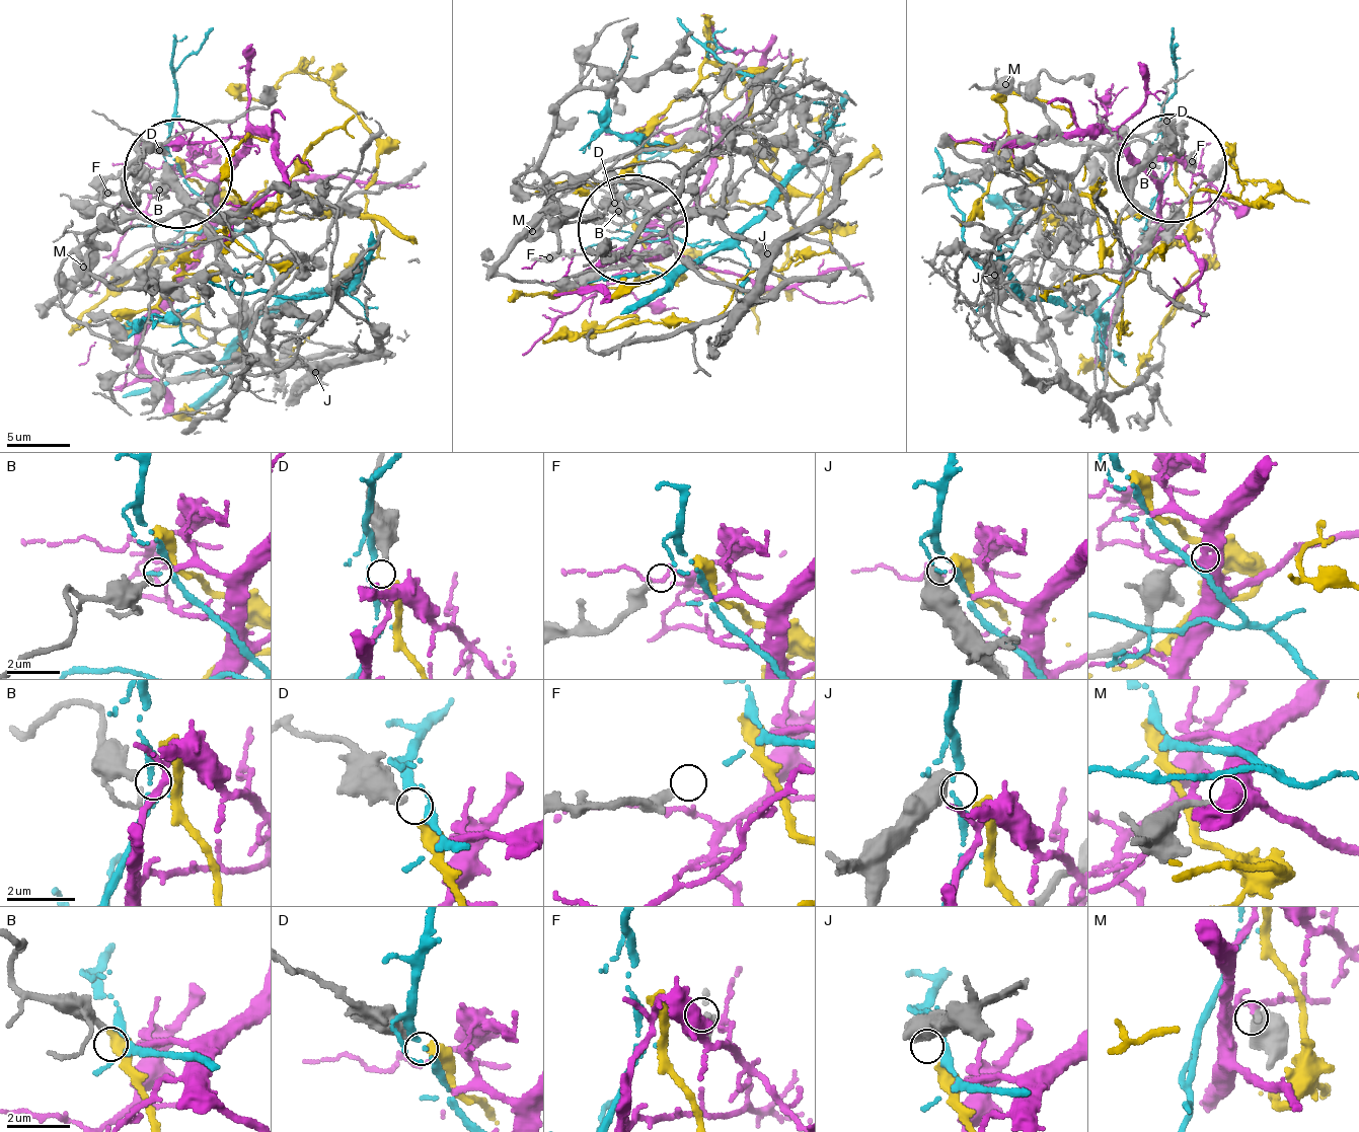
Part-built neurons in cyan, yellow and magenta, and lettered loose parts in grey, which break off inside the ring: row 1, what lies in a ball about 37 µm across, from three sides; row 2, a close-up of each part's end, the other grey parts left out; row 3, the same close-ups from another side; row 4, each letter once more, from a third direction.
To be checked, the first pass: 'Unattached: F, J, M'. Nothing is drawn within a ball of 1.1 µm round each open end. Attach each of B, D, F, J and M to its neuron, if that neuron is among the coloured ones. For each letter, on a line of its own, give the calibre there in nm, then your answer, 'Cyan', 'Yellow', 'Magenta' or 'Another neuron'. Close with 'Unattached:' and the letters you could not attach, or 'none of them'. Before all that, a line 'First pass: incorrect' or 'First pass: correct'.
First pass: correct
B: Thickness 280 nm. Magenta
D: Thickness 440 nm. Yellow
F: Thickness 260 nm. Another neuron
J: Thickness 750 nm. Another neuron
M: Thickness 190 nm. Another neuron
Unattached: F, J, M

